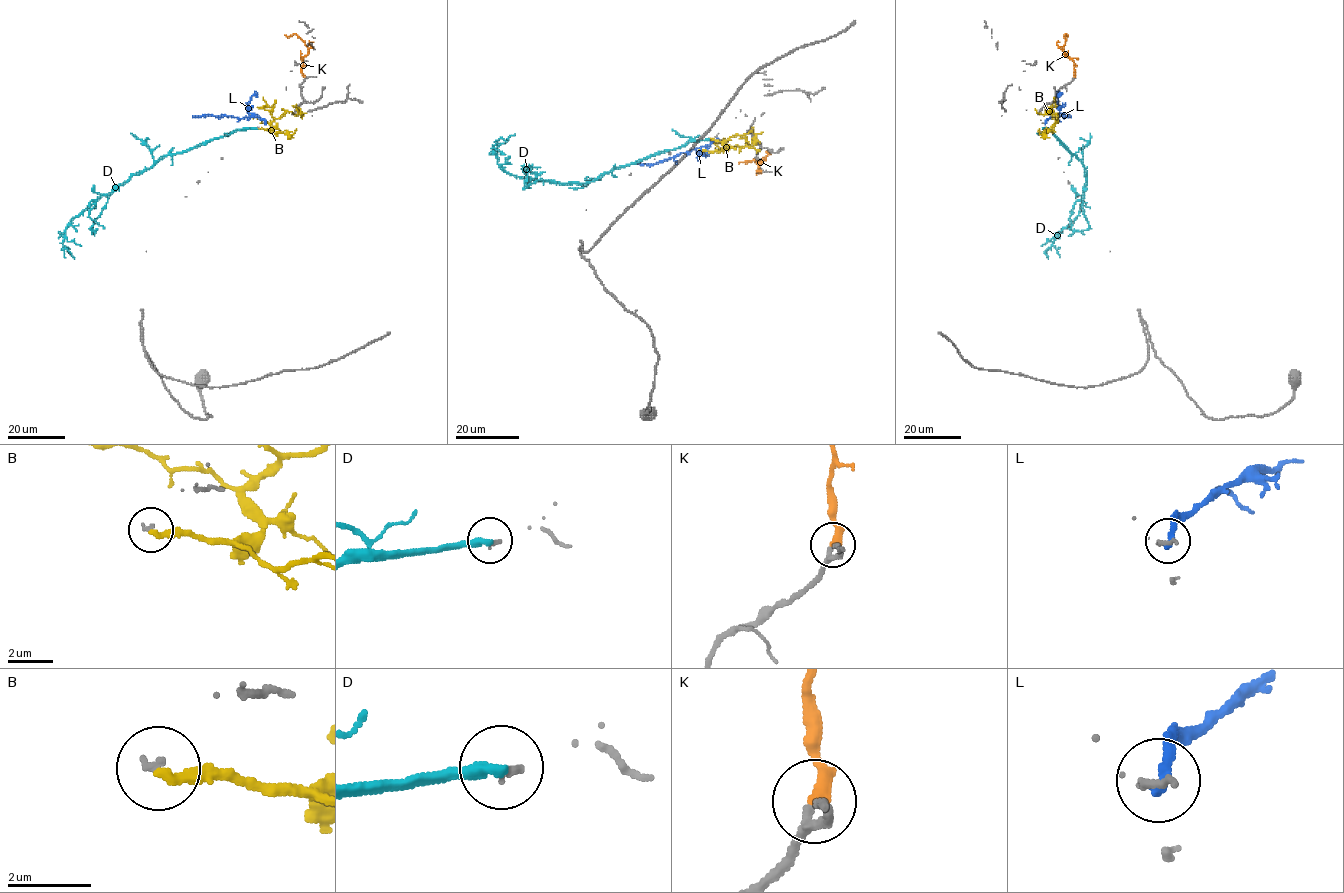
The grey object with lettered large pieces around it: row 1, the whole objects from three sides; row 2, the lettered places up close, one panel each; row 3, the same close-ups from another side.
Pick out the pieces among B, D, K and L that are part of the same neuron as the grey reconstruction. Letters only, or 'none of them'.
K

